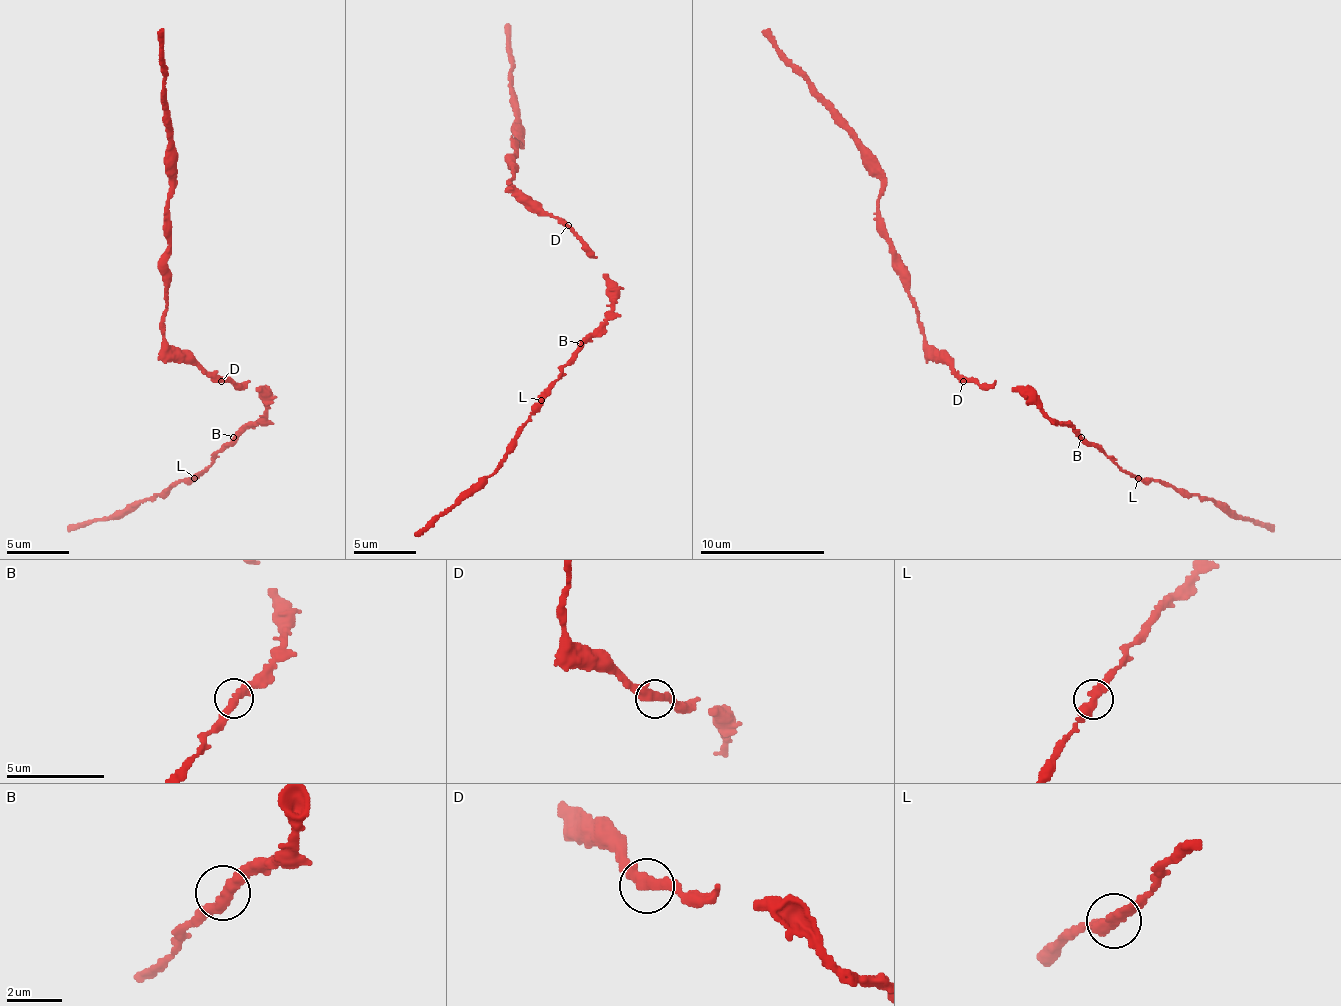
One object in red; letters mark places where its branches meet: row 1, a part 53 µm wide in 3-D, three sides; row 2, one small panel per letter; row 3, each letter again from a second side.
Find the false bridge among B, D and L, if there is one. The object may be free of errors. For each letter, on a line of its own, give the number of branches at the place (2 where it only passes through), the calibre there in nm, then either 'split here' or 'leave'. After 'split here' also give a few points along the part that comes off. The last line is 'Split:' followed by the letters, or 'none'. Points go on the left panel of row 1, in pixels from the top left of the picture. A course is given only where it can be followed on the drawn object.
B: 2 branches meet; 380 nm thick; leave
D: 2 branches meet; 400 nm thick; leave
L: 2 branches meet; 400 nm thick; leave
Split: none

